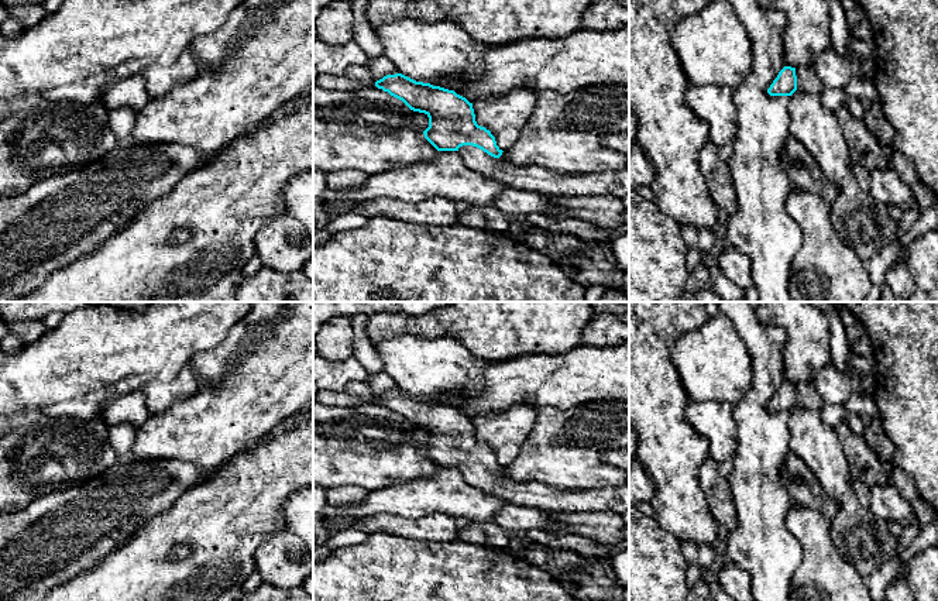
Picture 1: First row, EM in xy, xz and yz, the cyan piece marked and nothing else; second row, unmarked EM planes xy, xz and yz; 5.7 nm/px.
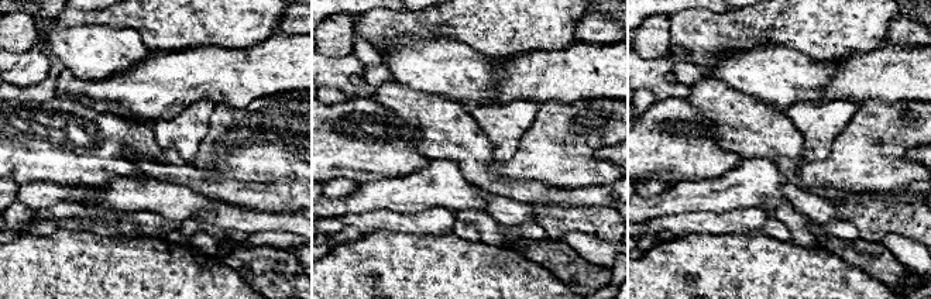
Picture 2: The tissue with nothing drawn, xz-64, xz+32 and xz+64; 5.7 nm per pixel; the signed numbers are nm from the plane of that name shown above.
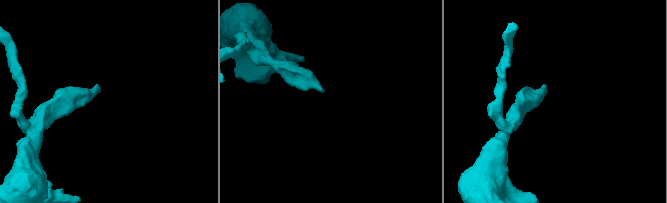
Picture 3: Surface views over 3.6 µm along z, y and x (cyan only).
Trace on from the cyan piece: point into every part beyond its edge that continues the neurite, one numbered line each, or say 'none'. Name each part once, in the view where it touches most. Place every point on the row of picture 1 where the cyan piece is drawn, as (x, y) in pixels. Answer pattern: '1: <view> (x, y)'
1: xz (536, 179)

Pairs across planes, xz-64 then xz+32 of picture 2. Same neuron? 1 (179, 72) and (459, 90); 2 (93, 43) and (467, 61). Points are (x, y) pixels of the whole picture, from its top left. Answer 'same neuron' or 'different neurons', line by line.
1: different neurons
2: same neuron

